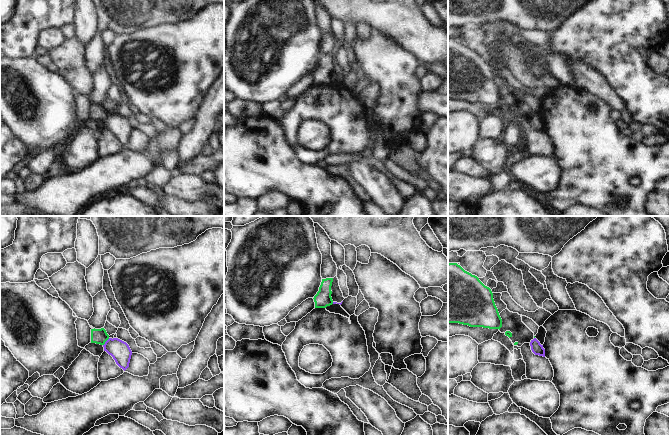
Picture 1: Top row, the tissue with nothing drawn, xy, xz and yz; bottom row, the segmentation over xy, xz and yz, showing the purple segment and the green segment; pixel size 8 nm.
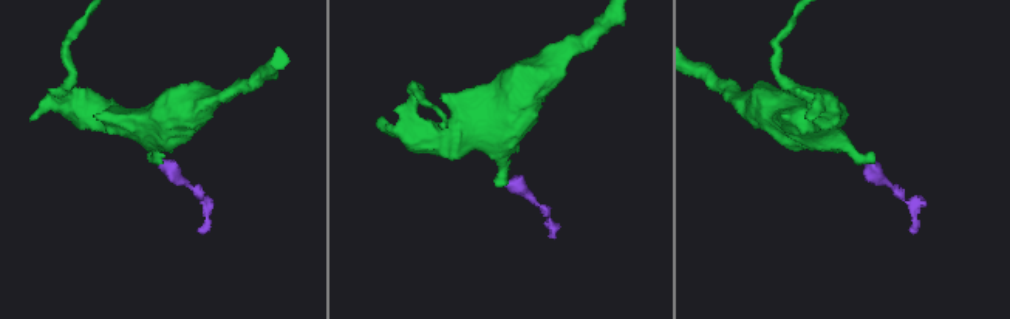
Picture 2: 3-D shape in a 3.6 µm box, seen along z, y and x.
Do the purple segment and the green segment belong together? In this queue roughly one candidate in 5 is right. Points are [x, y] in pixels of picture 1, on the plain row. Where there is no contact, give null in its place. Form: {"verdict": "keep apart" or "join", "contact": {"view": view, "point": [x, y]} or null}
{"verdict": "keep apart", "contact": {"view": "xy", "point": [105, 118]}}

